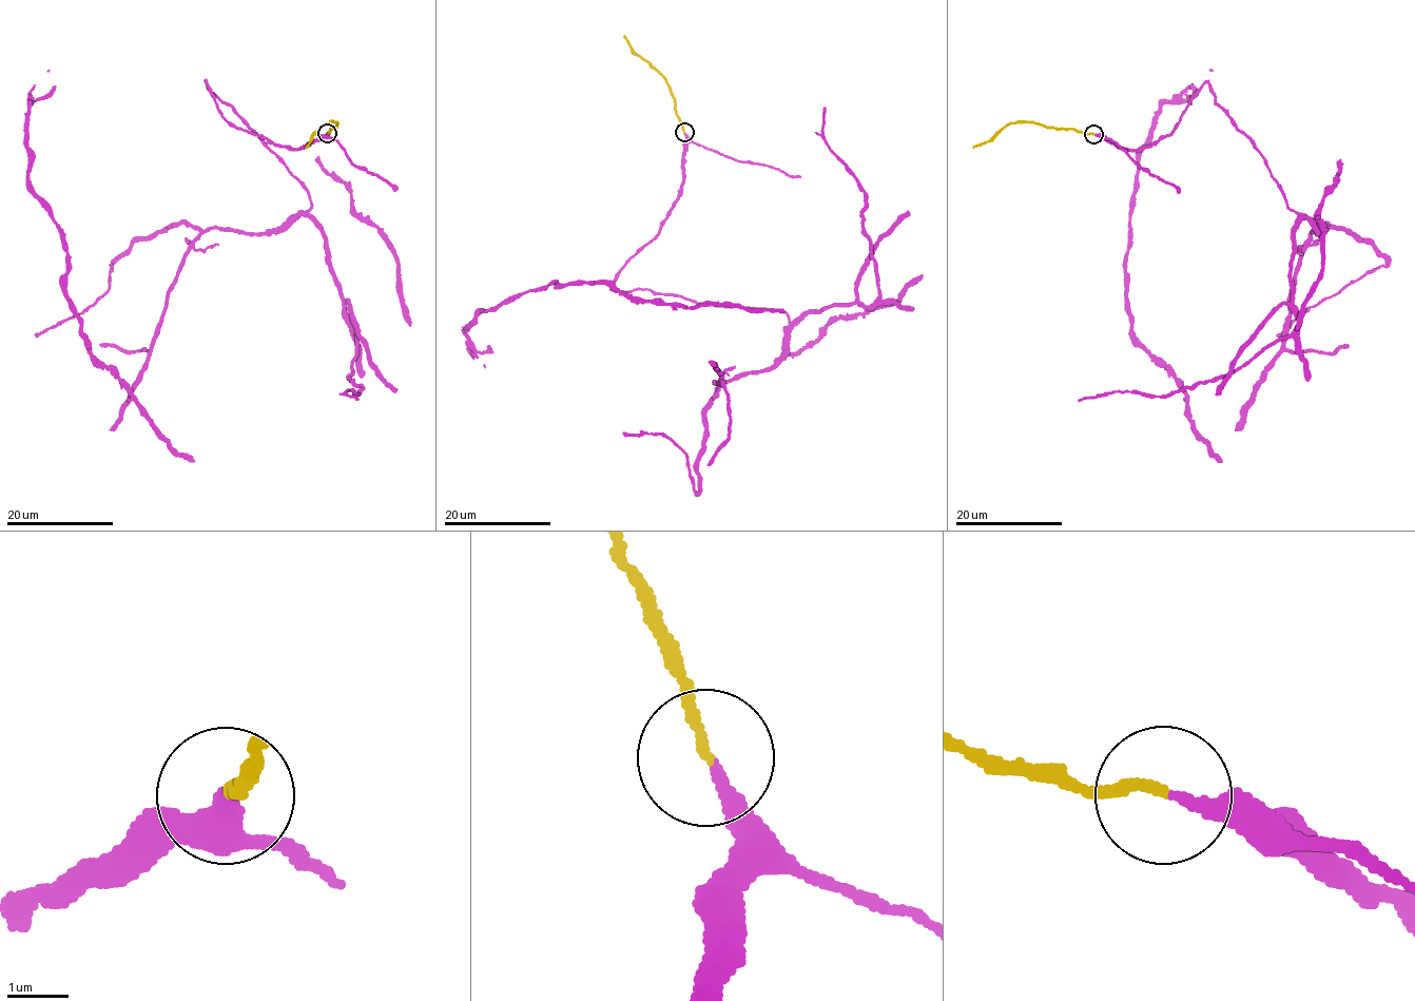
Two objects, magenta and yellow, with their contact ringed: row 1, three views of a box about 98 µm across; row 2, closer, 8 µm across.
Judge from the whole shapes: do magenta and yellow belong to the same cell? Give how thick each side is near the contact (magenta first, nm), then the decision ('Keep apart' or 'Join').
Thickness 220 nm (magenta) against 150 nm. Join

